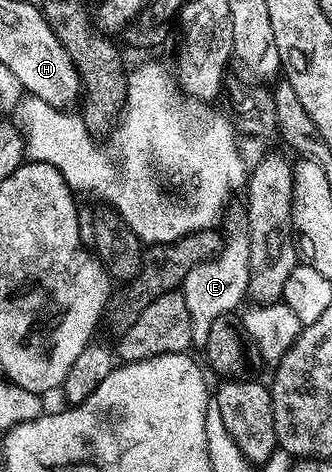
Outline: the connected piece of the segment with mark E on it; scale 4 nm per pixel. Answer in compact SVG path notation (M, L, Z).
M242 226L235 227L223 240L223 248L214 259L189 269L181 288L185 309L191 322L191 341L196 348L203 349L207 344L209 329L217 317L240 310L239 302L248 298L249 285L249 237Z

